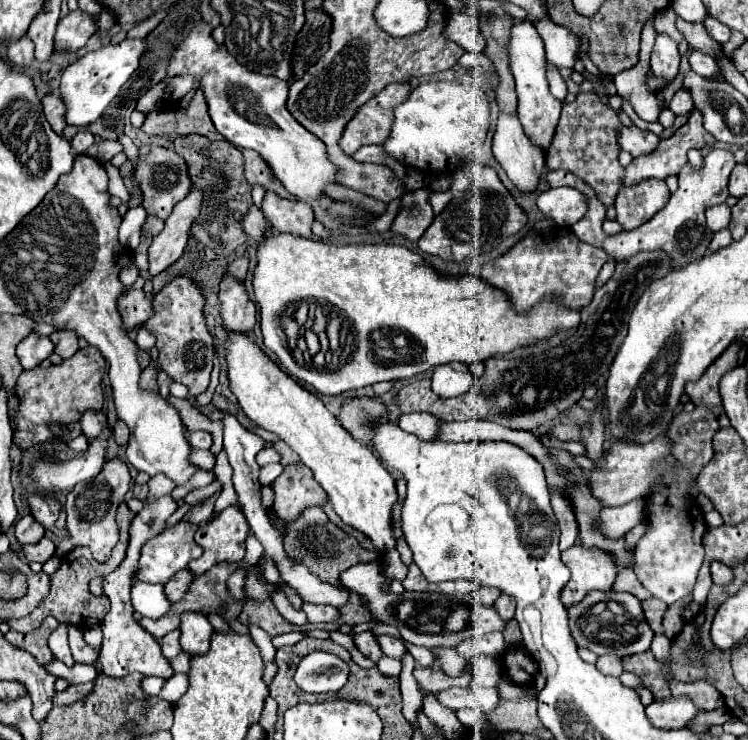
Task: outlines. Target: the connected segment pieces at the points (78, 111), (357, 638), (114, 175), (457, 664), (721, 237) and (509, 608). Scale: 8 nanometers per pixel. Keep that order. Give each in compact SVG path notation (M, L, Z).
M123 39L121 43L113 45L103 45L97 51L91 51L87 55L83 55L81 59L77 59L73 65L69 65L61 77L61 95L67 107L67 123L69 125L91 125L93 121L97 121L97 117L101 117L103 109L117 97L119 89L123 87L123 83L129 79L129 75L133 75L139 69L141 57L147 51L147 39Z
M367 631L367 633L359 633L359 635L353 635L353 643L355 643L355 647L357 647L365 657L369 657L369 659L375 661L375 663L383 657L381 647L377 645L377 639L375 639L375 635L373 635L371 631Z
M109 161L105 162L104 167L109 180L108 192L126 203L129 200L130 193L123 182L119 169L113 167Z
M433 647L431 649L431 653L433 655L437 655L437 659L441 659L443 663L443 671L447 673L447 675L459 675L459 673L463 673L465 669L469 669L469 663L467 663L467 659L463 659L463 657L459 657L457 655L457 651L455 649L441 649L441 647Z
M723 229L723 231L715 233L715 237L713 237L711 245L709 245L709 251L711 251L711 253L715 253L715 251L723 249L725 245L731 245L731 233L729 233L727 229Z
M501 595L497 601L495 601L495 609L501 613L501 617L505 617L505 621L509 621L509 619L513 619L513 615L515 615L515 601L513 601L513 597L509 597L509 595Z

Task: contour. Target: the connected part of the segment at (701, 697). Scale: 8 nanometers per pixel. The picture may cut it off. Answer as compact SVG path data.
M669 680L669 688L675 697L687 695L697 709L713 711L721 703L721 693L707 681L693 681L693 683L679 683L679 681Z

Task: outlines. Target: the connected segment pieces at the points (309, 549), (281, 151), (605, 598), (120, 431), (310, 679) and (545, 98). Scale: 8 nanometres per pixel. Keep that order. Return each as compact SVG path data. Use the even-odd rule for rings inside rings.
M321 507L303 509L295 521L287 523L287 531L283 535L283 547L291 561L305 565L313 575L317 575L319 579L323 579L331 585L337 585L337 587L343 587L339 581L341 571L353 567L357 563L377 563L383 559L383 553L379 553L377 549L369 551L369 549L361 547L355 537L347 535L337 525L333 525Z
M205 21L191 27L187 37L175 45L175 51L169 57L167 77L193 75L205 95L215 129L229 143L255 149L271 165L275 177L291 195L305 203L325 197L323 187L335 181L335 165L329 163L325 145L287 111L285 101L289 83L249 71L225 49L225 45L217 45L213 41L211 31L213 29Z
M589 591L579 603L567 609L569 613L569 629L577 647L587 647L597 655L613 653L617 657L643 653L649 649L653 631L649 629L641 601L629 593L613 593L613 591Z
M118 420L116 422L114 427L114 433L115 433L115 441L119 446L128 443L130 431L123 421Z
M313 651L301 659L295 683L307 693L335 693L345 685L347 677L347 663L343 663L337 655Z
M523 21L521 25L515 25L511 29L511 41L509 41L507 49L509 49L509 57L511 57L511 73L513 73L515 83L517 83L517 87L515 87L517 99L519 99L517 117L521 121L521 125L523 125L523 131L533 141L533 145L547 151L549 145L551 145L557 121L559 121L561 101L557 101L549 93L549 85L547 85L547 77L545 77L543 41L541 41L537 29L529 21Z

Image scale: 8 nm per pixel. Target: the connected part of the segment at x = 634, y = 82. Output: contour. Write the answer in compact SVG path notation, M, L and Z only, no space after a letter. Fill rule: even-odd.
M653 19L647 21L641 33L641 53L639 53L639 63L631 69L625 69L615 75L615 87L617 95L625 95L627 101L631 103L633 111L643 119L643 121L657 121L661 107L657 105L657 93L649 89L647 85L647 71L649 71L649 55L655 43L655 31L653 31Z

